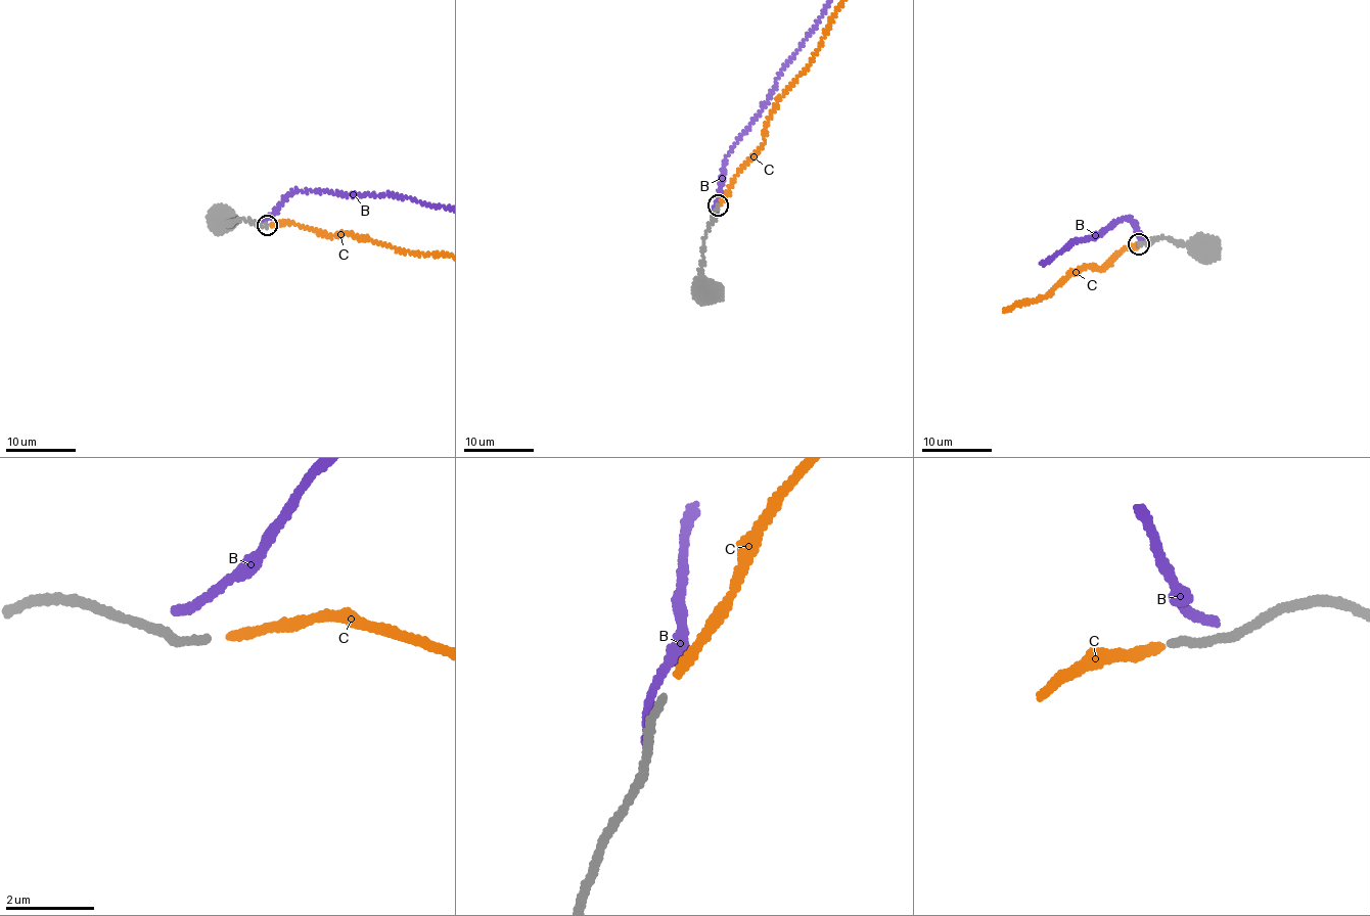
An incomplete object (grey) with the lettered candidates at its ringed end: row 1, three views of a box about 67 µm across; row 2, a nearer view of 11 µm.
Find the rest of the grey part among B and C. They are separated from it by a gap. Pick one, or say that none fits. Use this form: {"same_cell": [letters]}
{"same_cell": ["C"]}

